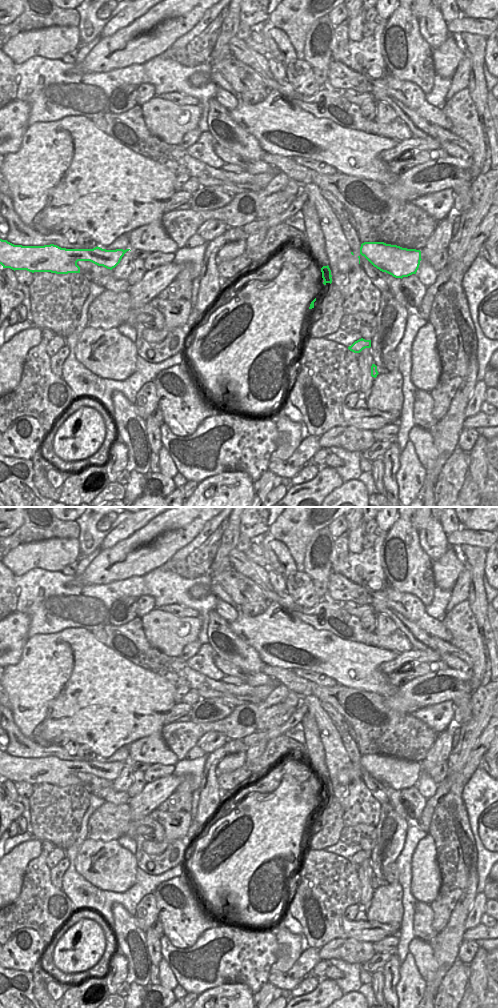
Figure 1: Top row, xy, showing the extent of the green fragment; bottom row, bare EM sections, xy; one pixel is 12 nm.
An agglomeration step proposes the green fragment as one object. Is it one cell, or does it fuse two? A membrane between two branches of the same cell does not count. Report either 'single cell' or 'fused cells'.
single cell

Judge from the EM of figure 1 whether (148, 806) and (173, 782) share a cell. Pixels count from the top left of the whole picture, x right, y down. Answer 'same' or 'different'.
same

